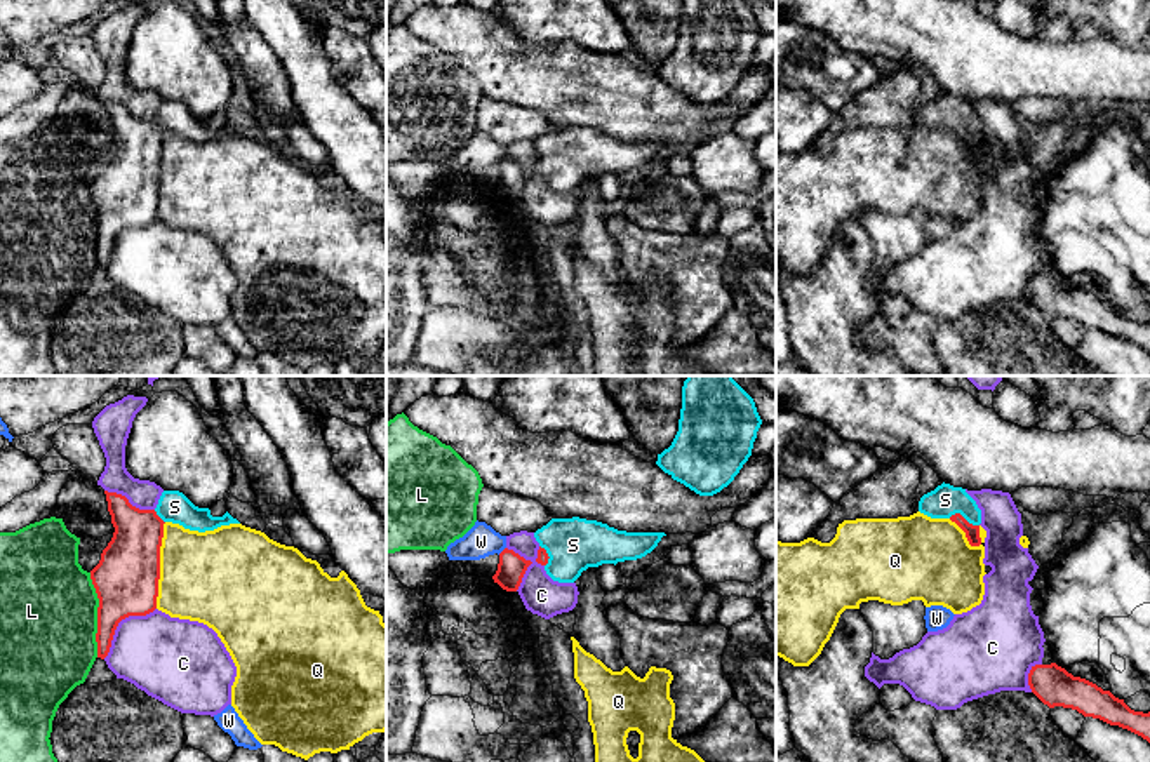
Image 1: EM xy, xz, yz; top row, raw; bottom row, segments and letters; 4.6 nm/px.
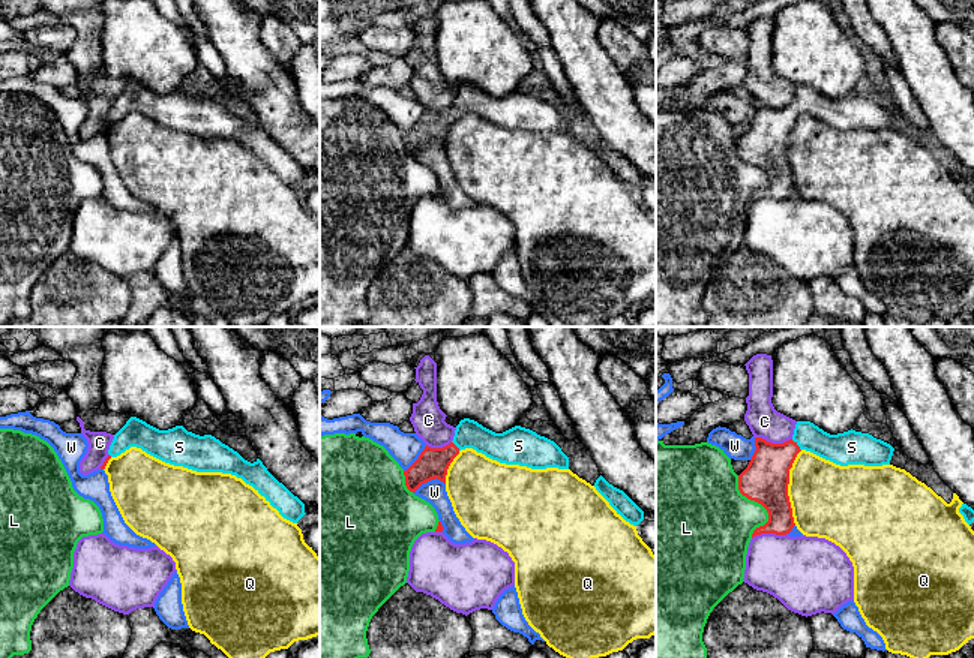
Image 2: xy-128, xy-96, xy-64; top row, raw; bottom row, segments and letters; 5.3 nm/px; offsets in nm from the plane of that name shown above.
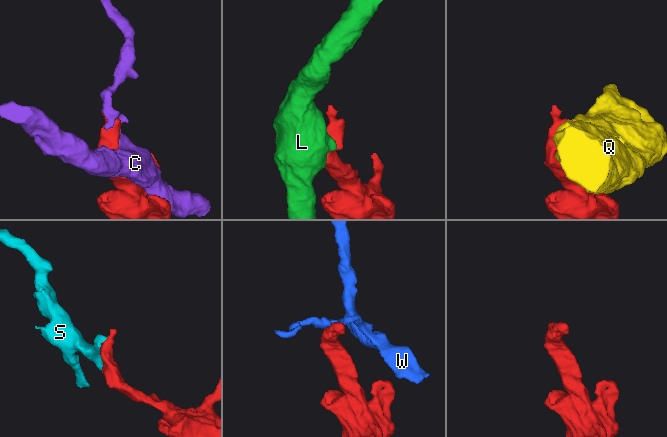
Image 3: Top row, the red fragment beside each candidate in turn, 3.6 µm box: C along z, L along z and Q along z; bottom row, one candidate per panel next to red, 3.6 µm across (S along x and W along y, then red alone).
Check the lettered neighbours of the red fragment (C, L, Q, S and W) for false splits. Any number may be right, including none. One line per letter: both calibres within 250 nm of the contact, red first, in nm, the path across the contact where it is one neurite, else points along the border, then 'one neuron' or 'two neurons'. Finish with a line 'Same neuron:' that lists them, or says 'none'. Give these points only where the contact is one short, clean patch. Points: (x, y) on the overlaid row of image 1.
C: 130 nm thick on the red side, 180 nm on the other; two neurons
L: 300 nm thick on the red side, 440 nm on the other; two neurons
Q: 300 nm thick on the red side, 420 nm on the other; border along xy (166, 522), (155, 608); two neurons
S: 70 nm thick on the red side, 150 nm on the other; runs through yz (971, 531), (971, 526), (962, 517), (945, 500); one neuron
W: 130 nm thick on the red side, 150 nm on the other; two neurons
Same neuron: S

